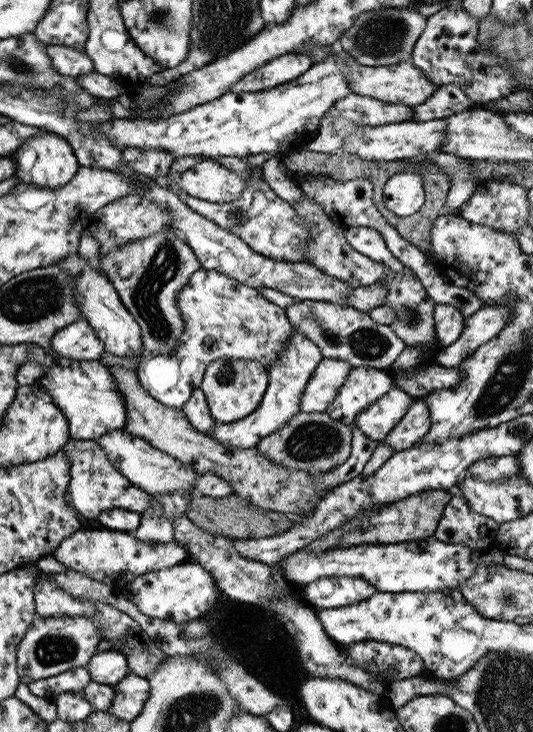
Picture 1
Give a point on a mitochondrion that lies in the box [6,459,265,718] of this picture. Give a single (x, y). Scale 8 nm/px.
(53, 649)

